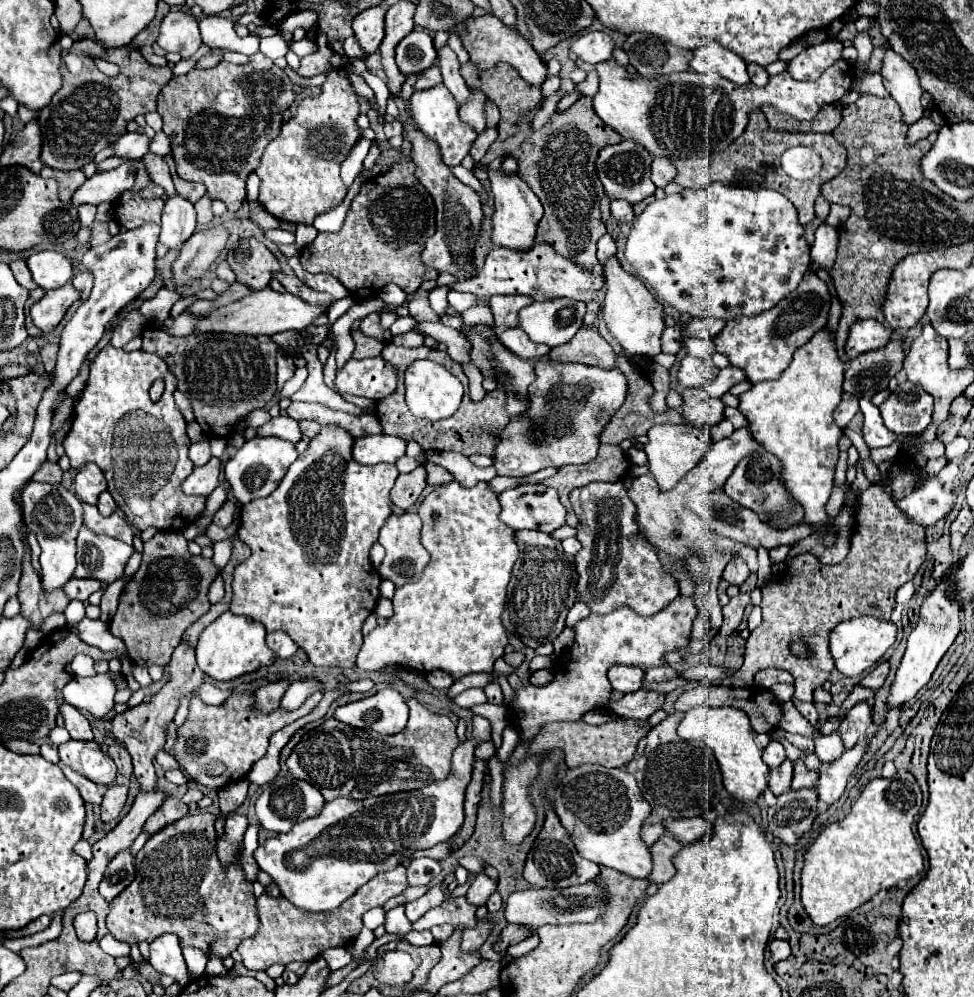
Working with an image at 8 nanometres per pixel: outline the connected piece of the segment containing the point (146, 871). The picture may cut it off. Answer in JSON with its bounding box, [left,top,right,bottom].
[107,813,259,975]

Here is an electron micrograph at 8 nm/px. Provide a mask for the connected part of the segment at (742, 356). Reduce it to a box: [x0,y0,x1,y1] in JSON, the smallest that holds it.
[715,273,831,383]

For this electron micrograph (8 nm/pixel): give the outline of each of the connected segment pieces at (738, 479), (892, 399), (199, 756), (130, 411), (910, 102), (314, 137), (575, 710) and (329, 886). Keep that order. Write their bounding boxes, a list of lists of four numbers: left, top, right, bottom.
[[723,449,805,529],[879,381,933,435],[175,691,323,789],[63,345,205,531],[881,47,923,125],[255,71,361,225],[515,595,695,739],[255,715,491,911]]

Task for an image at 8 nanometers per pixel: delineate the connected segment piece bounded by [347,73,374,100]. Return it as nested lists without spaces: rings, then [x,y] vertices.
[[[347,73],[351,83],[354,92],[361,97],[365,97],[368,100],[372,99],[374,97],[373,90],[368,87],[364,79],[354,73]]]

